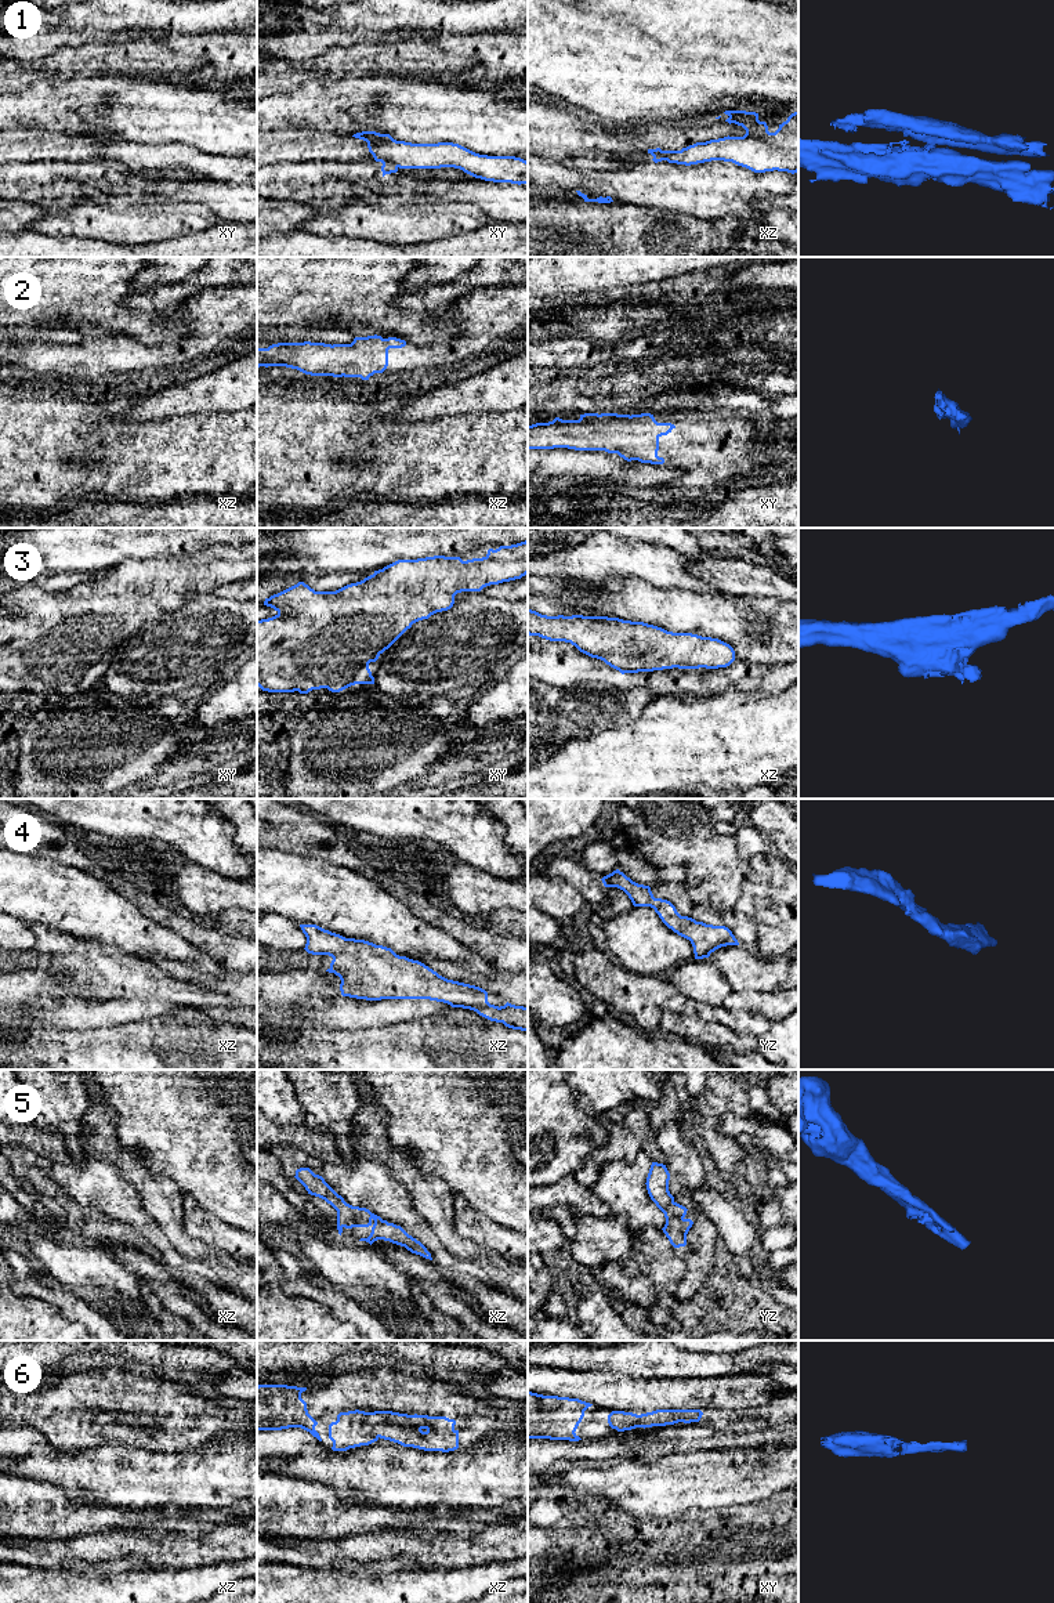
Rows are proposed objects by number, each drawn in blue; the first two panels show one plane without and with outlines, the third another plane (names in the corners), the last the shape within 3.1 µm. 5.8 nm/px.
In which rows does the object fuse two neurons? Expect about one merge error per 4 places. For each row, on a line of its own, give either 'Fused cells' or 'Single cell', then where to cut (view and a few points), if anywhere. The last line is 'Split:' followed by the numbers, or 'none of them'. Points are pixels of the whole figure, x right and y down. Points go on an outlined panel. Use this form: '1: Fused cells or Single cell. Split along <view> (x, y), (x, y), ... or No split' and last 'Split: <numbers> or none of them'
1: Fused cells. Split along xy (383, 162), (391, 162), (398, 166)
2: Single cell. No split
3: Single cell. No split
4: Single cell. No split
5: Single cell. No split
6: Single cell. No split
Split: 1

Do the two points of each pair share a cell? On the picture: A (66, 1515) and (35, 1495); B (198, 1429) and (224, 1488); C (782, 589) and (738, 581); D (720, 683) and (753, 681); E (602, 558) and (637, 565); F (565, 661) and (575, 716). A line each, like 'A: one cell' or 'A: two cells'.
A: one cell
B: two cells
C: one cell
D: one cell
E: one cell
F: two cells

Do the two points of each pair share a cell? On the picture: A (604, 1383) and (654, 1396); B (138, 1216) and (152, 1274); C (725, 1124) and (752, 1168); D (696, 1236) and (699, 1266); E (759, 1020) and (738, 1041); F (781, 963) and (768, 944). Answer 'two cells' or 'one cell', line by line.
A: one cell
B: two cells
C: two cells
D: one cell
E: two cells
F: two cells

